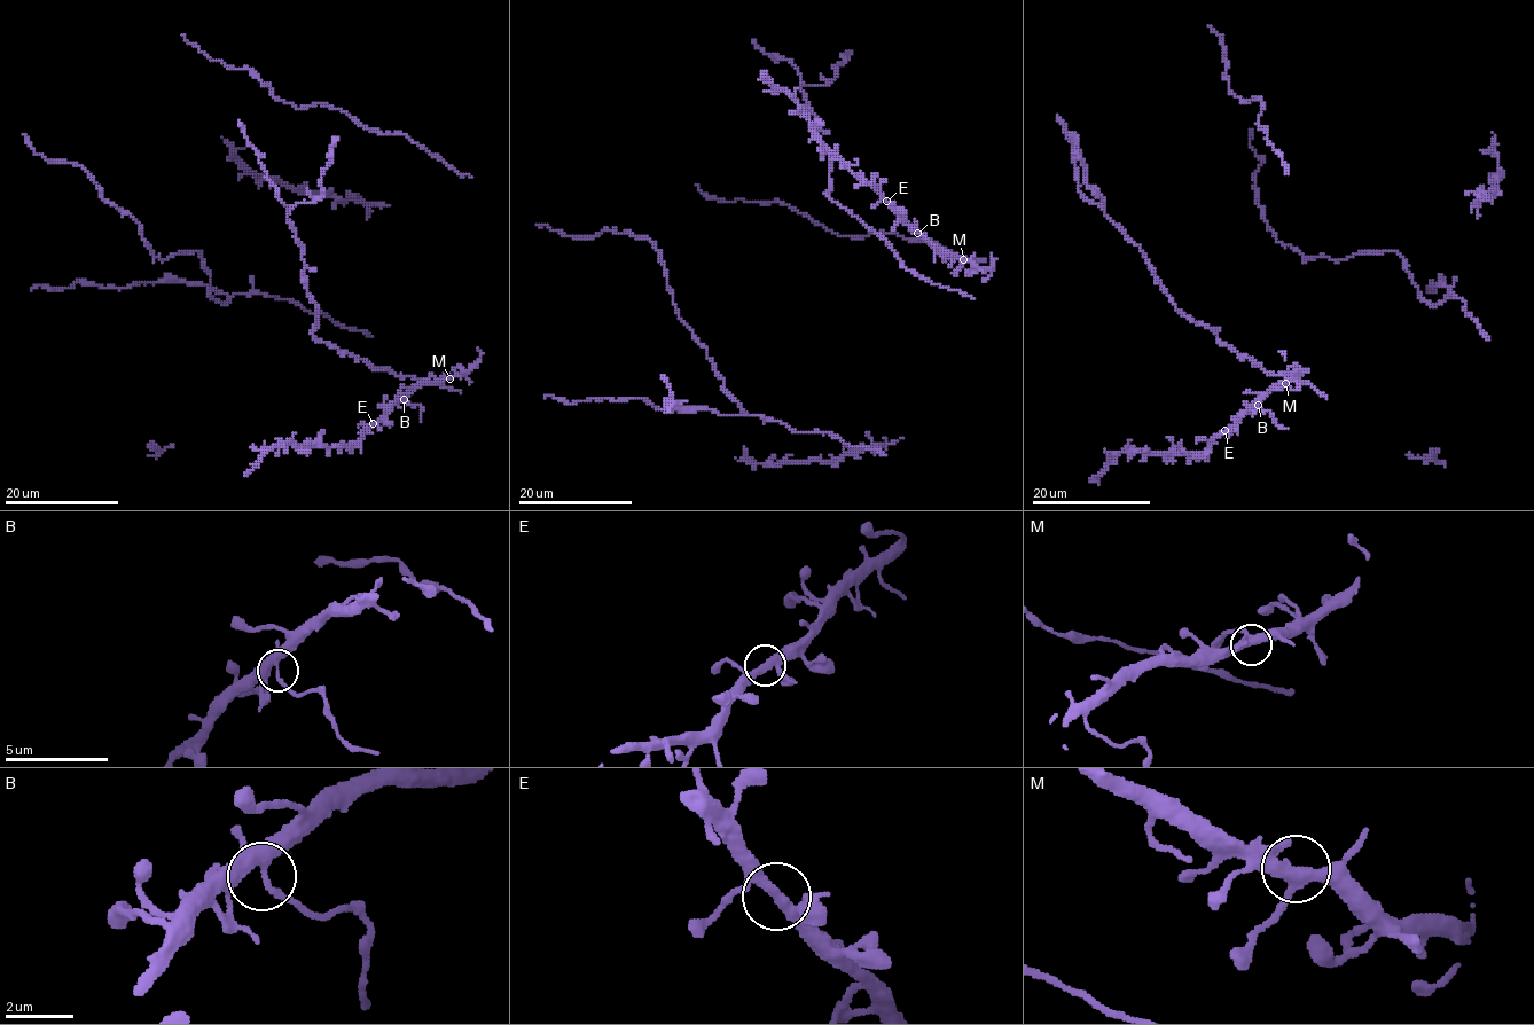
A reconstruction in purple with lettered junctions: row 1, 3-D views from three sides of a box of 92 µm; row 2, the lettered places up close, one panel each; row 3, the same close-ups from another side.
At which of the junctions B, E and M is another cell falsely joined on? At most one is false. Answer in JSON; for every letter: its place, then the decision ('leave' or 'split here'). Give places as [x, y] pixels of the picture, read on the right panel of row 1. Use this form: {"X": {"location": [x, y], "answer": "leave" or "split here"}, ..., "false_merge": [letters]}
{"B": {"location": [1258, 405], "answer": "split here"}, "E": {"location": [1225, 430], "answer": "leave"}, "M": {"location": [1285, 383], "answer": "leave"}, "false_merge": ["B"]}

